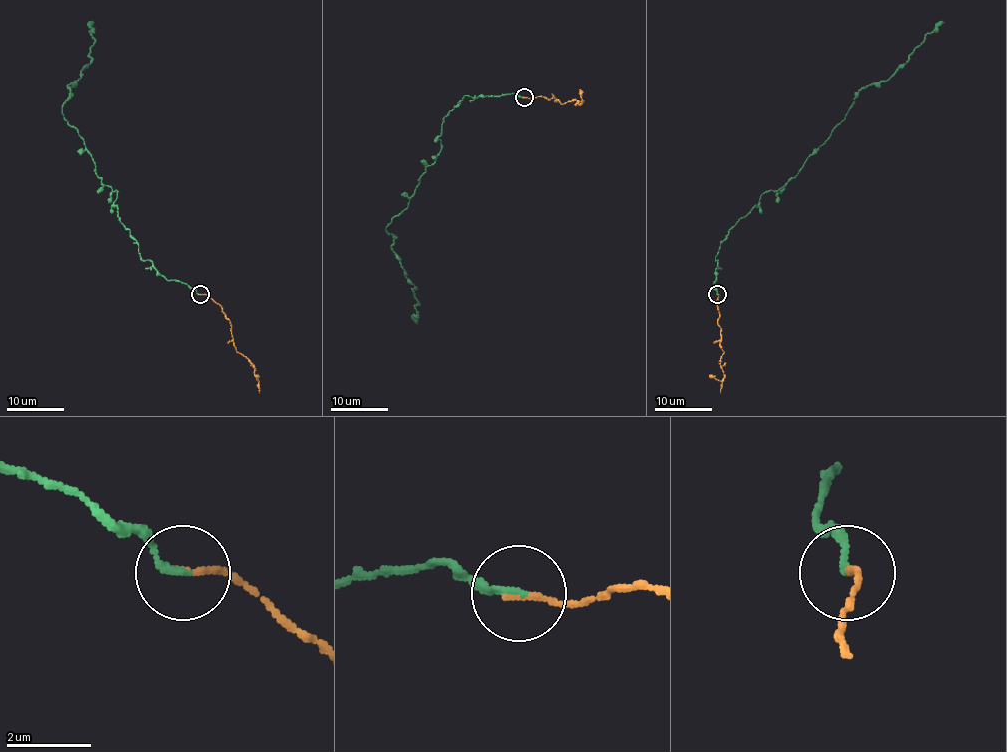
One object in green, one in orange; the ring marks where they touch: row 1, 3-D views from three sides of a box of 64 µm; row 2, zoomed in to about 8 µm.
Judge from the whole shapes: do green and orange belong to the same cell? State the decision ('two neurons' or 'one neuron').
one neuron

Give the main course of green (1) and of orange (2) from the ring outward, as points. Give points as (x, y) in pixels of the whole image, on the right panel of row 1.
1: (717, 295), (720, 242), (766, 192), (798, 173), (856, 95), (886, 82), (943, 22)
2: (717, 295), (723, 378), (717, 381), (709, 375)

